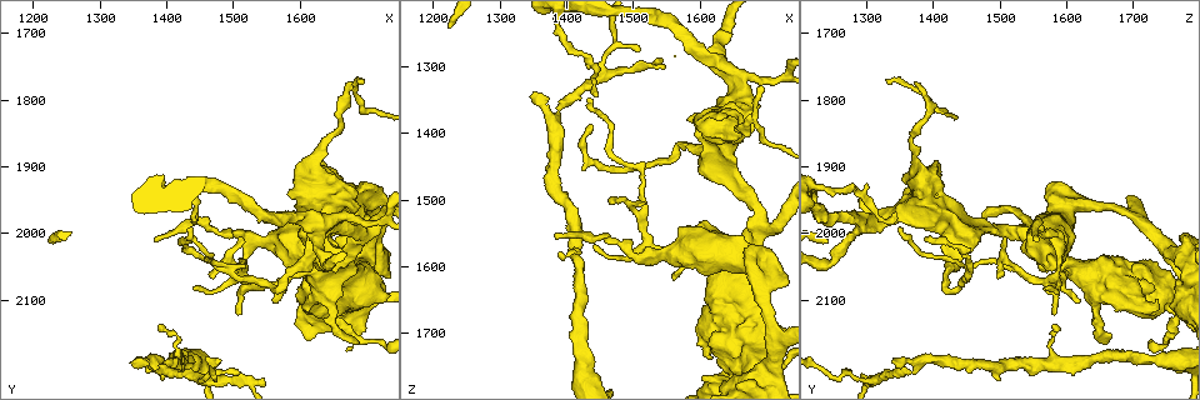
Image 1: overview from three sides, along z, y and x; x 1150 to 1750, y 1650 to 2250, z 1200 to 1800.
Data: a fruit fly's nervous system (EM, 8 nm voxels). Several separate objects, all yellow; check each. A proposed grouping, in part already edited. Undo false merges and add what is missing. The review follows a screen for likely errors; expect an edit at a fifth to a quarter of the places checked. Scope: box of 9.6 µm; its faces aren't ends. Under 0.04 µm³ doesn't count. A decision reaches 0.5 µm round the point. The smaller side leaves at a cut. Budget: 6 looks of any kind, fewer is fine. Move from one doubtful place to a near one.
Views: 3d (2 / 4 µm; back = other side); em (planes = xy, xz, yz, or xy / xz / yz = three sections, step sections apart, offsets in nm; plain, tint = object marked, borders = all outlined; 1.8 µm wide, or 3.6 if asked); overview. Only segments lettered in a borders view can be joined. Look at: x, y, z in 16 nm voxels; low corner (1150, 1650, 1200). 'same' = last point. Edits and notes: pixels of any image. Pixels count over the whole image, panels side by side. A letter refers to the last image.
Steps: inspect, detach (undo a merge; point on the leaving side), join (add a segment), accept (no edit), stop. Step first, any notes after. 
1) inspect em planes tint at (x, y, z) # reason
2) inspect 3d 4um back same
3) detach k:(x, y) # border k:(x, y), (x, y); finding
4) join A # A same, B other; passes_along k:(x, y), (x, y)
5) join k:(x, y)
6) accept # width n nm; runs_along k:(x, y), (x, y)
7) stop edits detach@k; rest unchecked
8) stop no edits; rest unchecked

inspect 3d 4um at (1710, 2035, 1770) # sharp bend

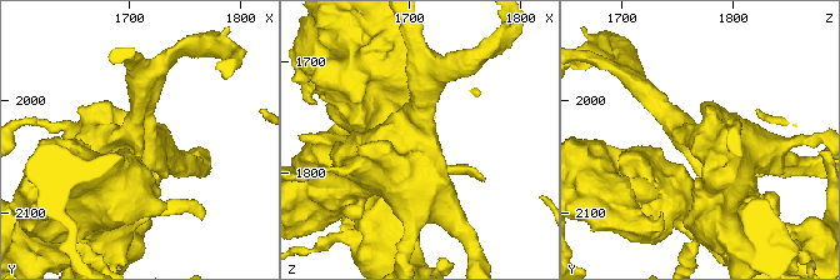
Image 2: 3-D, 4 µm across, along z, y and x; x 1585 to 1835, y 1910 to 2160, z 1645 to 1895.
inspect em 3.6um planes plain at (1712, 2032, 1774) # now the EM

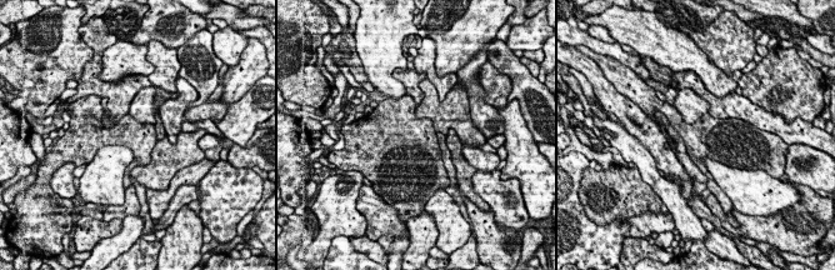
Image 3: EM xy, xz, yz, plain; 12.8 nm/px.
inspect em 3.6um planes borders same

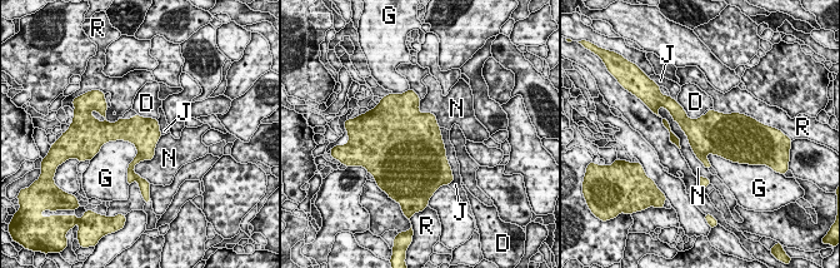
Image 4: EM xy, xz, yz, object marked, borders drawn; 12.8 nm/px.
accept # width 400 nm; longest_contact N 1000 nm; D other, G other, J other, N other, R other; all the same cell

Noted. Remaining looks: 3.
inspect em 3.6um xz step 4 tint at (1645, 2065, 1665) # touches itself

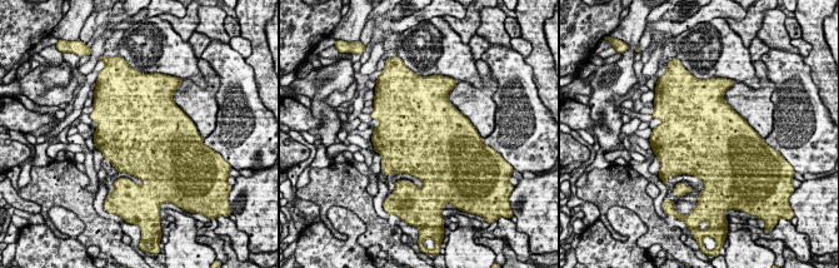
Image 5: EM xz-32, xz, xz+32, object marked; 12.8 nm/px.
inspect em 3.6um planes borders same # cut it another way

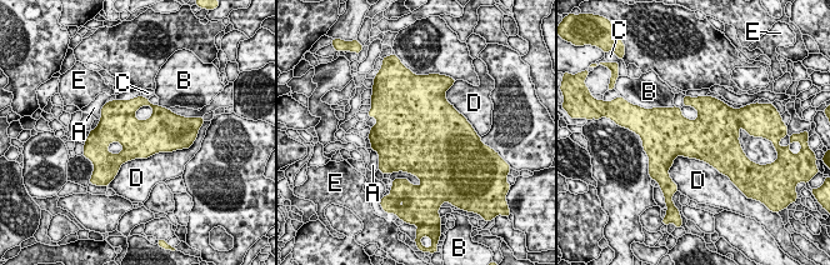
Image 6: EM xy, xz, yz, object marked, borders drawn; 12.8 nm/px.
accept # A other, B other, C other, D other, E other; border 6:(176, 149), (126, 160), (116, 173); one cell here

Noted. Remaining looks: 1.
inspect em 3.6um planes borders at (1680, 1795, 1390) # sharp bend

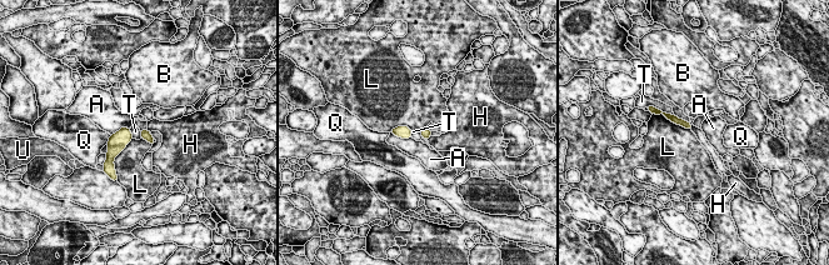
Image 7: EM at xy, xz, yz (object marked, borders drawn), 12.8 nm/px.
accept # A other, B other, H other, L other, Q other, T other, U other; border 7:(662, 110), (673, 115); continuous, no second cell

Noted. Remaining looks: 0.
stop no edits; rest unchecked

